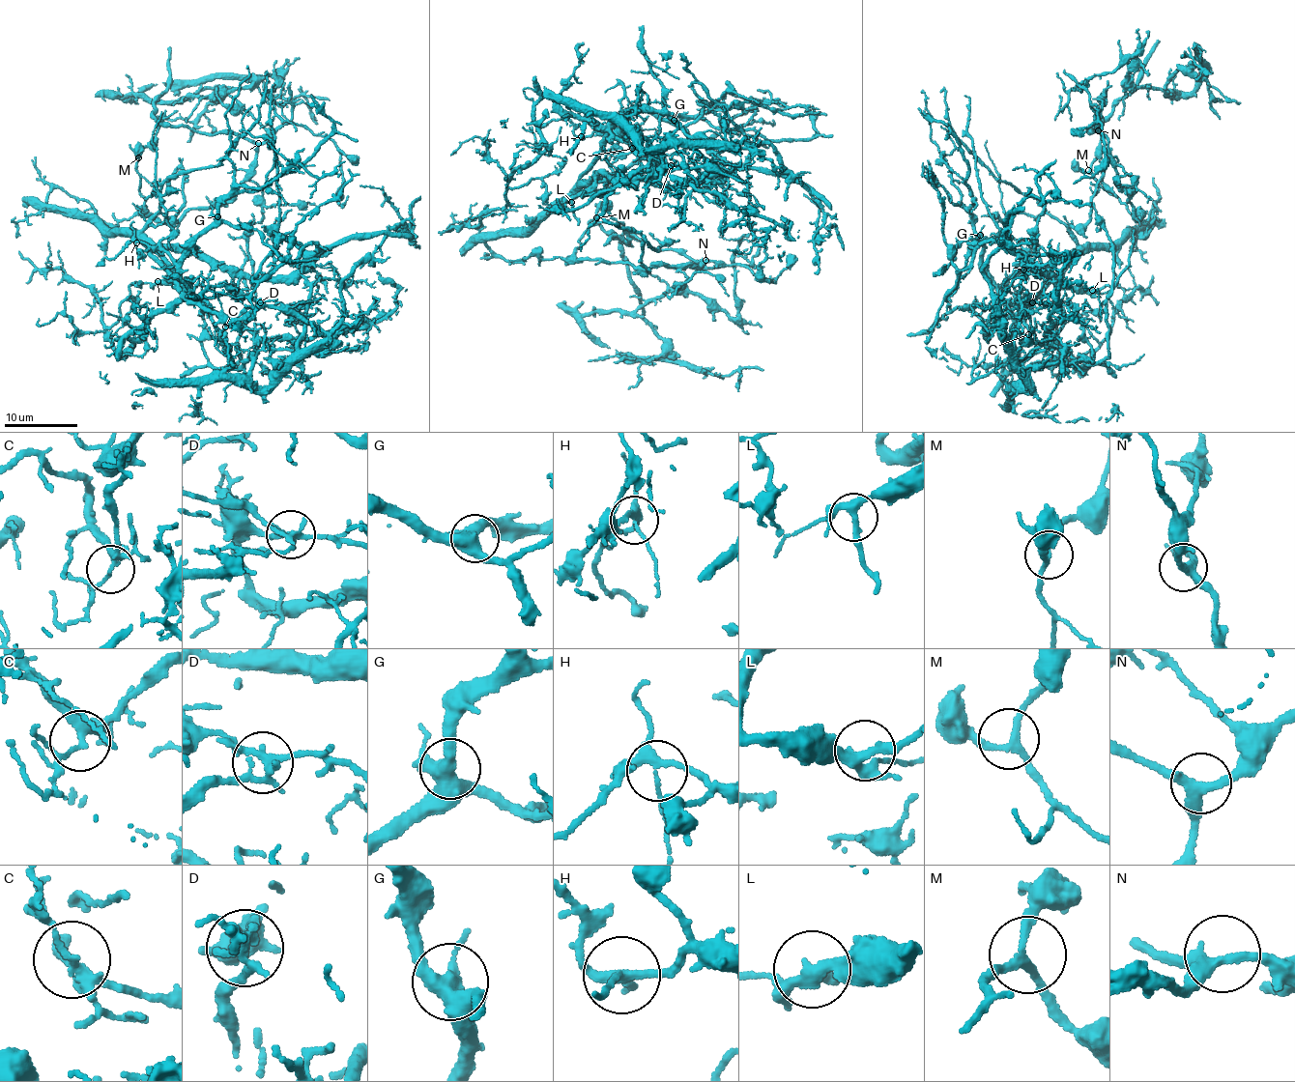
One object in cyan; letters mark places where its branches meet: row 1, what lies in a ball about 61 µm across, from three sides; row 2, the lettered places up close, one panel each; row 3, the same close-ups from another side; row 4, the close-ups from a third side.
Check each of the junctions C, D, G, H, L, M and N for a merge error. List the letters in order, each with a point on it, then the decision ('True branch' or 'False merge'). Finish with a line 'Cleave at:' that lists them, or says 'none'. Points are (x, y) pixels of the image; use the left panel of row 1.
C: Place: (225, 327). True branch
D: Place: (260, 302). False merge
G: Place: (217, 216). True branch
H: Place: (136, 242). True branch
L: Place: (158, 281). True branch
M: Place: (138, 157). True branch
N: Place: (258, 143). True branch
Cleave at: D

